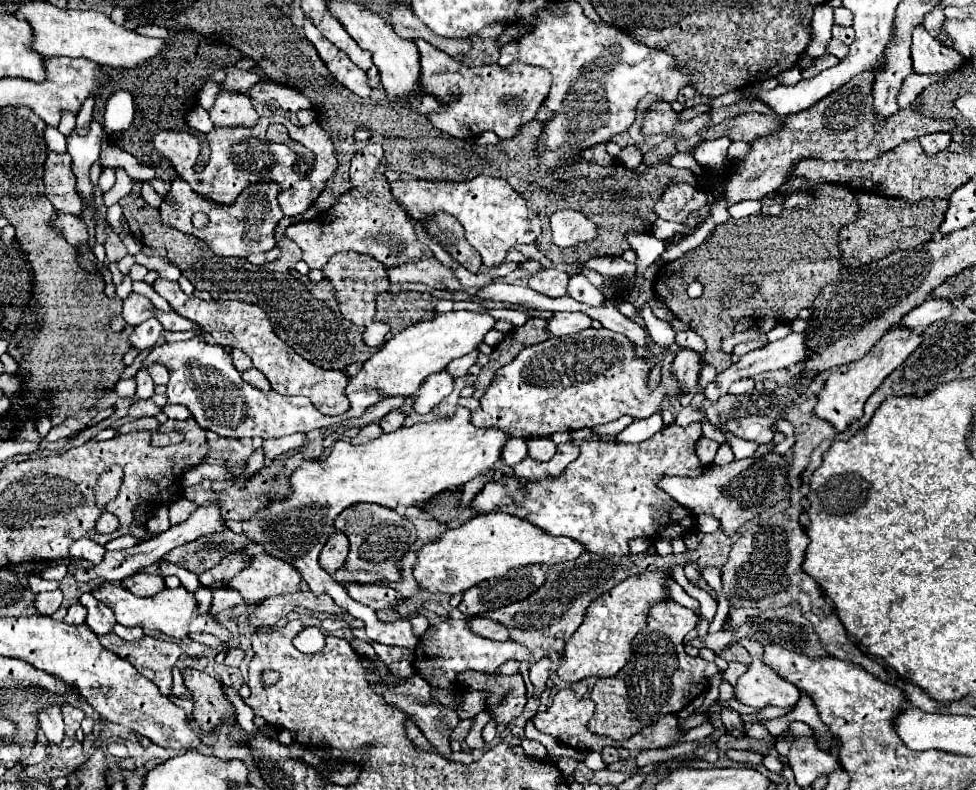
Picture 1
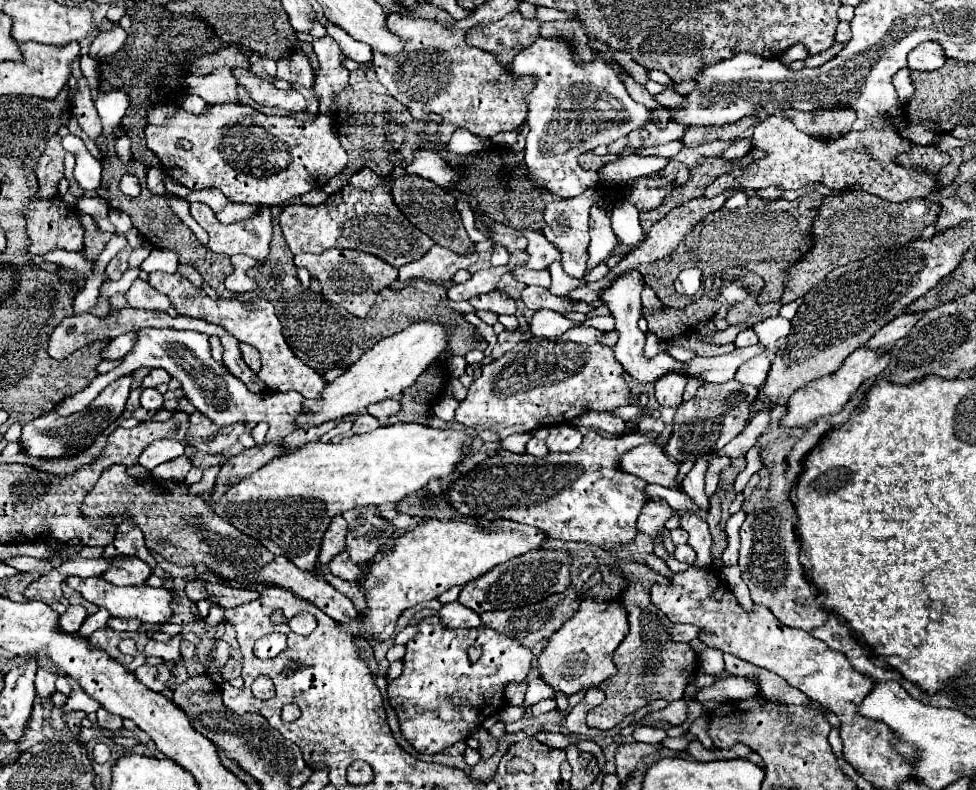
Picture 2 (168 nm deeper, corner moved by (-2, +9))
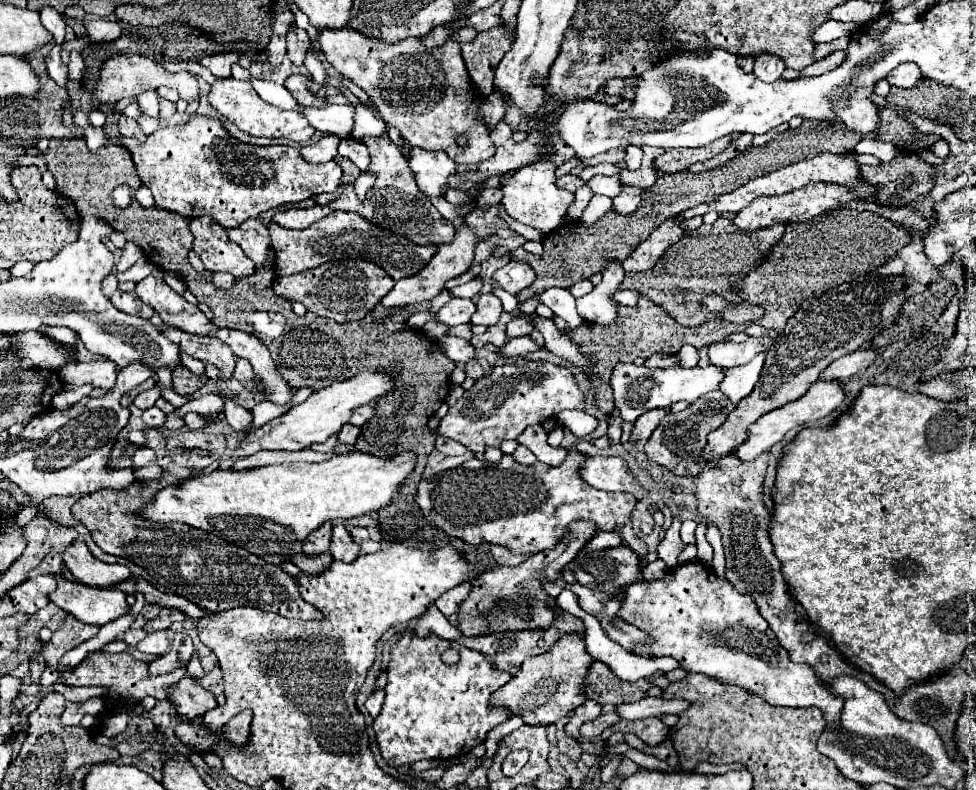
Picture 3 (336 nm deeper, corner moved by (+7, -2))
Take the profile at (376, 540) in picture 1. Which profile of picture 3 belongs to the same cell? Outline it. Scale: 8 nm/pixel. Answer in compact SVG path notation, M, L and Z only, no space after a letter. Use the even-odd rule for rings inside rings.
M334 525L332 527L332 543L330 543L330 553L334 559L350 563L354 561L354 557L358 557L360 553L360 545L352 541L352 537L348 535L344 525Z

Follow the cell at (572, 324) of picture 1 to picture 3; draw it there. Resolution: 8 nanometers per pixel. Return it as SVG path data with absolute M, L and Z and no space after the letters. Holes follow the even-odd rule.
M516 337L516 339L510 339L504 347L502 347L502 357L506 359L516 359L516 357L524 357L526 353L532 353L532 351L538 351L540 347L528 337Z

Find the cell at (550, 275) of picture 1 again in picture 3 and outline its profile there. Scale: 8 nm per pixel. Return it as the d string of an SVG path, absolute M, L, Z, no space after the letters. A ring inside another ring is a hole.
M510 261L506 267L498 269L498 271L492 275L492 285L498 285L500 289L516 295L516 293L520 293L522 289L530 287L534 279L536 279L536 275L534 275L534 269L532 269L530 265Z

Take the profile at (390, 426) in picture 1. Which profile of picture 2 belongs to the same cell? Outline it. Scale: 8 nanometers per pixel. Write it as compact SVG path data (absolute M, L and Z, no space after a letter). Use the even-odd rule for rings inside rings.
M383 400L383 402L371 404L371 408L367 408L367 412L369 412L371 416L375 416L381 424L383 424L389 416L397 414L399 410L401 410L401 404L399 404L397 400Z

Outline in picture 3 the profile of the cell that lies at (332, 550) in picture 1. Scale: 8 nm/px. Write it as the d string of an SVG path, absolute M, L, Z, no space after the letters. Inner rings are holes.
M326 521L324 525L320 525L304 543L304 553L312 555L312 553L322 553L322 551L328 551L330 547L330 529L332 529L332 523Z

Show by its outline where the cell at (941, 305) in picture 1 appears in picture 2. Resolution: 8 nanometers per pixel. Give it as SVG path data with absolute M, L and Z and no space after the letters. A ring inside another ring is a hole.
M901 312L897 318L893 318L889 324L885 324L865 346L869 348L889 348L893 346L899 338L907 336L911 328L921 320L922 313Z

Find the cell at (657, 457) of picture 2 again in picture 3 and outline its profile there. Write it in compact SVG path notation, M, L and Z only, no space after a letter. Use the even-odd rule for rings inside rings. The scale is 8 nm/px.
M590 457L584 459L578 469L580 477L594 489L602 491L628 491L636 495L636 499L644 497L646 491L634 481L626 463L620 457Z

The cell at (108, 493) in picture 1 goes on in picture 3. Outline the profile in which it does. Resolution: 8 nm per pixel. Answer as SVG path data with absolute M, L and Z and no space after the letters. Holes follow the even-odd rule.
M164 471L158 479L134 481L126 489L100 489L88 495L82 495L74 505L72 513L78 521L86 525L94 543L110 555L126 557L158 583L170 589L180 597L196 603L208 613L216 613L230 607L258 607L292 619L318 619L318 609L306 603L298 595L298 585L292 575L284 573L278 565L270 565L258 555L252 555L246 549L226 543L220 537L204 533L200 529L186 527L184 523L166 523L162 527L150 527L142 523L134 511L142 503L150 501L156 491L168 485L178 485L178 477ZM148 525L148 527L136 527Z

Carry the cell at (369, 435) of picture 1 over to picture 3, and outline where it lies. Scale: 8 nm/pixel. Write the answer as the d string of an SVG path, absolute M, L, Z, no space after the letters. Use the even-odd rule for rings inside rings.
M344 425L344 427L338 431L338 441L340 441L340 443L350 443L350 445L354 445L358 433L360 433L360 427Z

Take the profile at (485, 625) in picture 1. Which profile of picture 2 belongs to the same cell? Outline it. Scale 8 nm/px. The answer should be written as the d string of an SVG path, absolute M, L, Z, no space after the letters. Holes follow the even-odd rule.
M461 602L445 604L439 610L439 618L447 628L479 628L479 626L485 626L483 620L479 618L479 614L467 606L463 606Z

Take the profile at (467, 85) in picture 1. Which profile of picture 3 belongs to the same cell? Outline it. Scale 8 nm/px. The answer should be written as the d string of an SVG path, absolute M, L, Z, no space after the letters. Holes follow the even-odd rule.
M342 27L342 29L322 29L318 43L320 43L320 51L326 55L326 61L346 79L356 83L370 97L382 121L398 127L402 139L406 139L412 147L422 147L426 151L446 151L456 163L478 163L494 155L496 147L490 139L490 133L478 121L482 95L474 91L474 85L470 81L470 75L462 59L460 45L454 43L454 39L448 39L442 47L434 47L434 49L428 49L416 37L390 45L390 43L378 43L378 39L366 39L366 35L358 35L356 31ZM458 135L464 135L468 139L466 149L456 145Z

